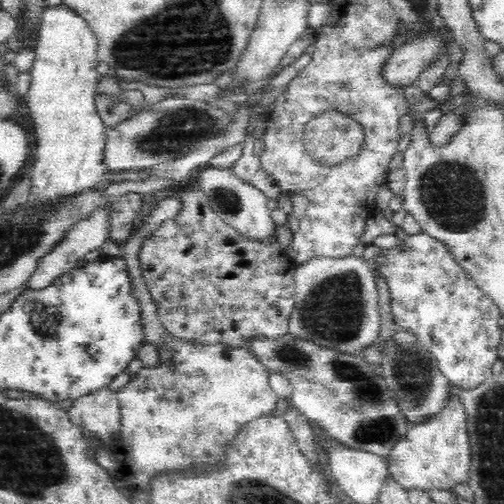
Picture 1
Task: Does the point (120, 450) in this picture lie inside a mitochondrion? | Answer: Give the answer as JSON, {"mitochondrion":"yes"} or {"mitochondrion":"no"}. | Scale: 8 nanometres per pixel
{"mitochondrion":"no"}

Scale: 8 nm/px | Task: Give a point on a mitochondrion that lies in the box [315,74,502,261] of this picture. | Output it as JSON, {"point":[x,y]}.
{"point":[454,198]}

